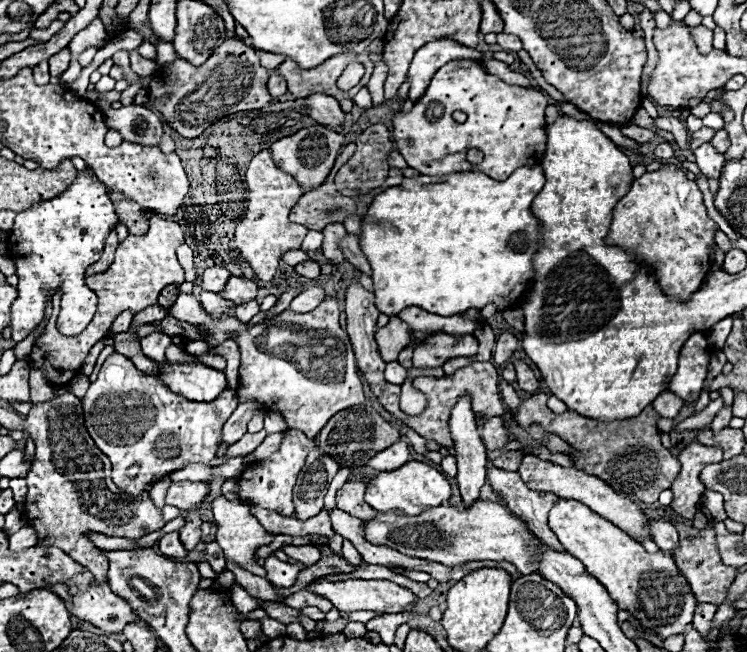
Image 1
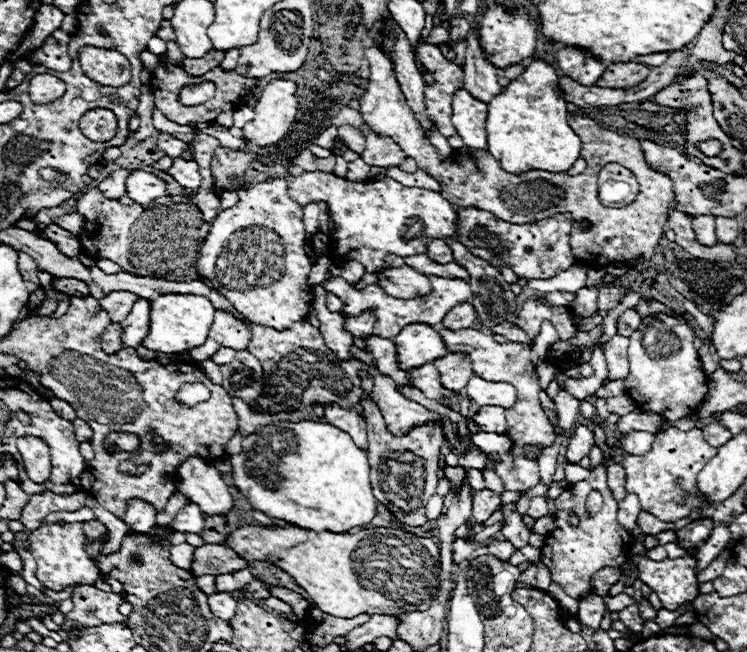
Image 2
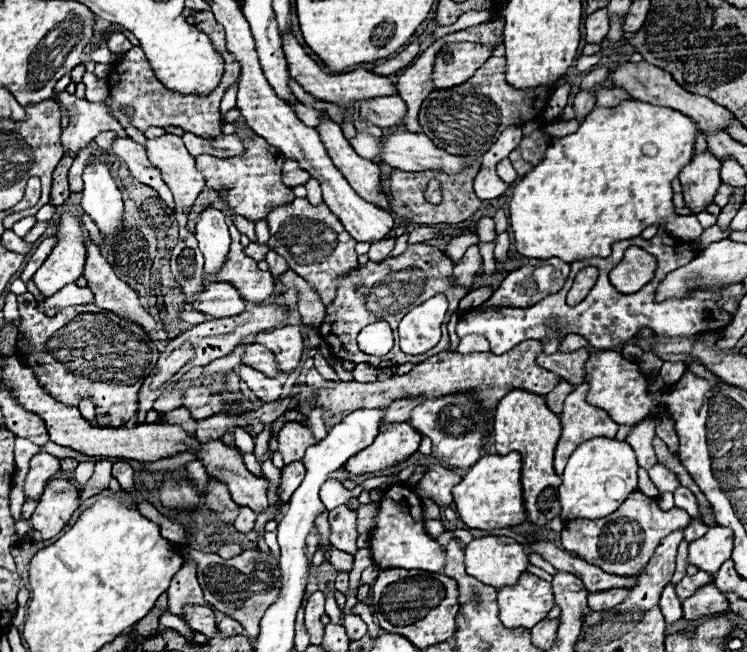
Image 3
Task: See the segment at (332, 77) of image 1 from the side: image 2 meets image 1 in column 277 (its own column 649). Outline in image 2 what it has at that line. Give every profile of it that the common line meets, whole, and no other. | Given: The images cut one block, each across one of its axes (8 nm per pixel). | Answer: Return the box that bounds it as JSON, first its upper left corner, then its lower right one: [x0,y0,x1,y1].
[596,62,650,88]

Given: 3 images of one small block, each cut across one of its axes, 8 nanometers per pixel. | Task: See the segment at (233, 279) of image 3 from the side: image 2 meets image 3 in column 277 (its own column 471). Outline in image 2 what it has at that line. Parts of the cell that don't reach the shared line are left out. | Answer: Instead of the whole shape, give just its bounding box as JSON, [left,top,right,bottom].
[320,272,472,338]

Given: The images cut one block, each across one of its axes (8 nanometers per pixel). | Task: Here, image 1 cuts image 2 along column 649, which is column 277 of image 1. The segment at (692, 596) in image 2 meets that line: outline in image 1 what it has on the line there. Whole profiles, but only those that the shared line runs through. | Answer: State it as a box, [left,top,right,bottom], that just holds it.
[264,554,300,588]

